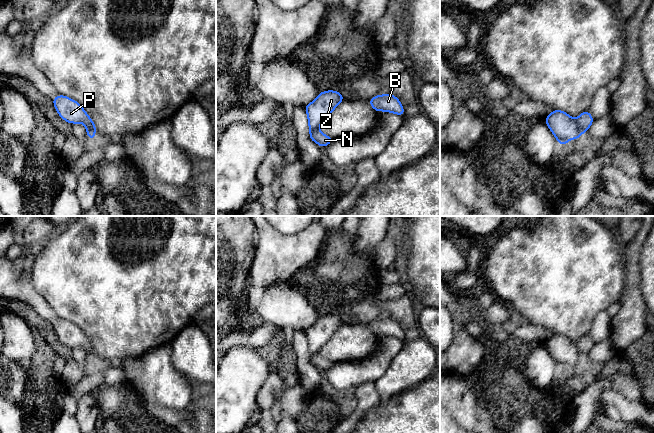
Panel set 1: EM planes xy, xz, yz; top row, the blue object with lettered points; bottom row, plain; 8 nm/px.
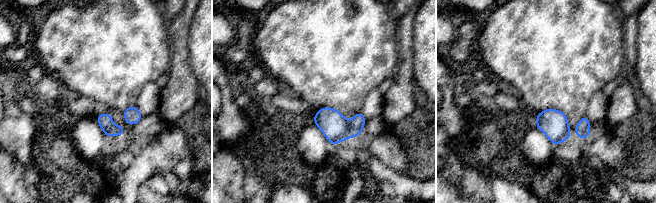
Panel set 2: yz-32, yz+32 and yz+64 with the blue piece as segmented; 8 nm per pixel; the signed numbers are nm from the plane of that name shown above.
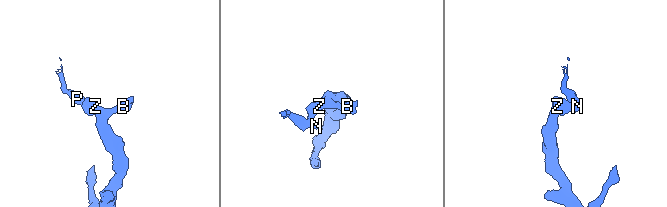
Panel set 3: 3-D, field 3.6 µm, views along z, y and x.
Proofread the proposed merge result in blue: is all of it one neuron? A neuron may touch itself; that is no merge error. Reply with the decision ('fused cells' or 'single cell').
fused cells

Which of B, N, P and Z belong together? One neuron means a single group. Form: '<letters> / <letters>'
B Z / N P

